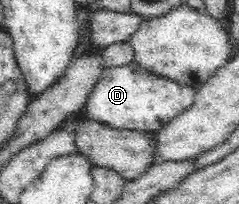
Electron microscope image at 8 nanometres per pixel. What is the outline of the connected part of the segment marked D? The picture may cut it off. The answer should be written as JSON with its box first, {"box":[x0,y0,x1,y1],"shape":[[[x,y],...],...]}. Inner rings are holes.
{"box":[82,64,197,131],"shape":[[[134,64],[103,69],[95,82],[82,113],[91,121],[97,121],[119,130],[160,131],[172,118],[181,114],[194,101],[197,87],[185,86],[175,79],[151,73]]]}

